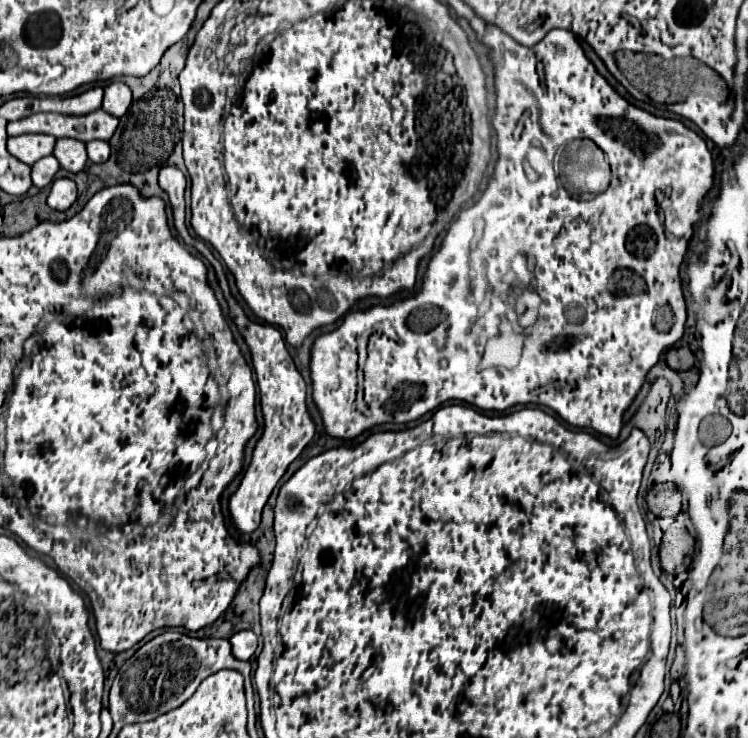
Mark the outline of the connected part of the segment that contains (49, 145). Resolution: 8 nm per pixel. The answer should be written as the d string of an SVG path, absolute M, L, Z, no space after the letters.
M20 134L14 138L8 138L8 152L20 158L24 164L32 166L36 160L52 154L54 144L56 144L56 138L48 134Z

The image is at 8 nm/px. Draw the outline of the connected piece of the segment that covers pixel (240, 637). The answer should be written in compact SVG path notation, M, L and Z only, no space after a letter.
M242 630L242 632L236 632L230 638L230 644L232 644L234 658L238 658L238 660L250 660L252 654L256 652L258 636L252 630Z

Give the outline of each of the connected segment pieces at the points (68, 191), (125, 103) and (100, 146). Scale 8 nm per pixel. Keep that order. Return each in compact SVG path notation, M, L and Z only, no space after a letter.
M56 178L48 194L48 206L54 210L68 210L76 200L76 184L70 178Z
M112 82L104 88L104 100L102 100L102 110L110 112L112 116L124 116L130 108L132 102L132 92L124 82Z
M92 140L92 142L88 142L86 150L88 150L88 158L92 162L106 162L108 156L110 156L110 146L104 140Z

